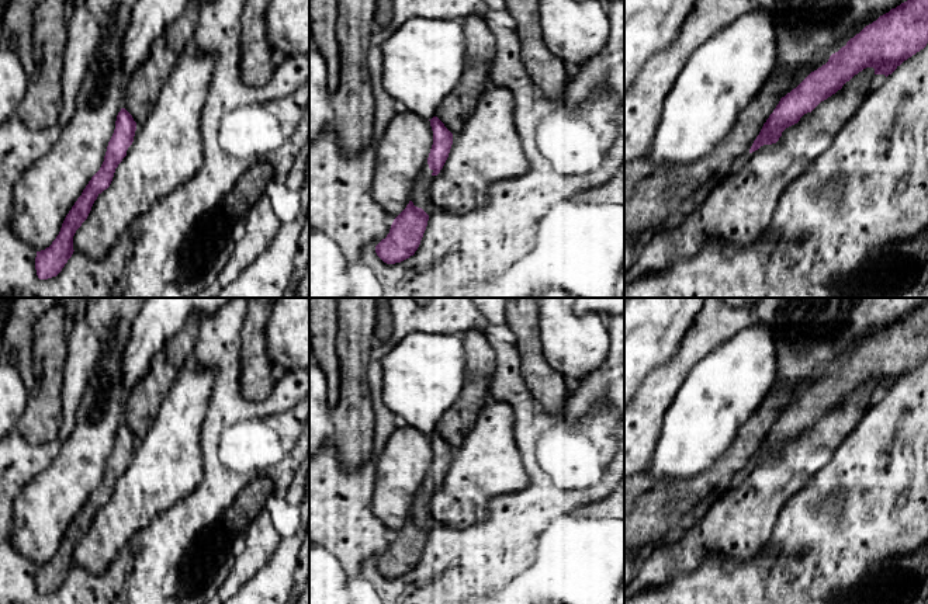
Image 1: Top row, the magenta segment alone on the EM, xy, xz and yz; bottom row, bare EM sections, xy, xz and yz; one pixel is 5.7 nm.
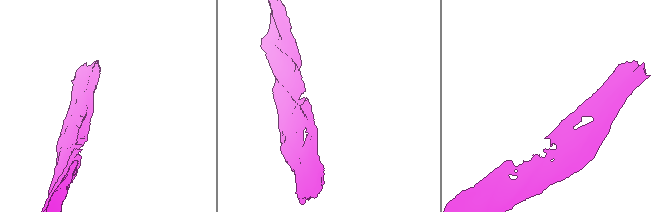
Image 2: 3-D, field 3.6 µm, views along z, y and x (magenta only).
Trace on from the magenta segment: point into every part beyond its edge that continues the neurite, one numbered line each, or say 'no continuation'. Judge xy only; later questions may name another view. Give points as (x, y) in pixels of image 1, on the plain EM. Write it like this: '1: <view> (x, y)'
no continuation

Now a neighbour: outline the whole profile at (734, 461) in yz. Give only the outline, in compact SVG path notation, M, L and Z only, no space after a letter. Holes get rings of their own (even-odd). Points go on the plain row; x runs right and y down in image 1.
M772 386L756 412L738 428L735 440L704 472L723 492L742 475L780 413L799 400L799 392Z

